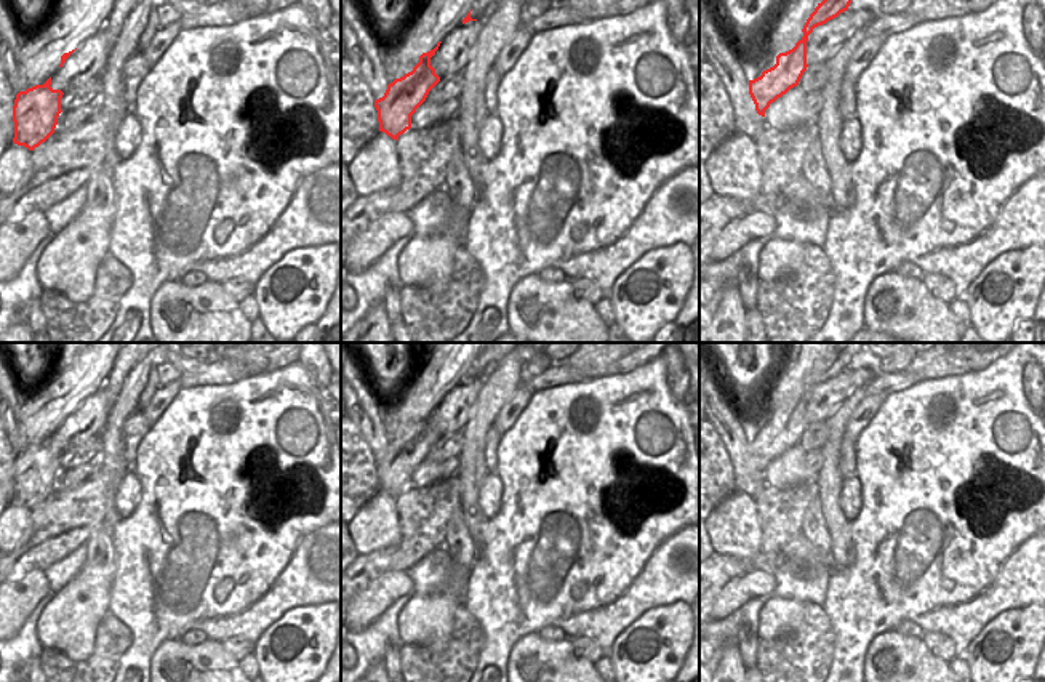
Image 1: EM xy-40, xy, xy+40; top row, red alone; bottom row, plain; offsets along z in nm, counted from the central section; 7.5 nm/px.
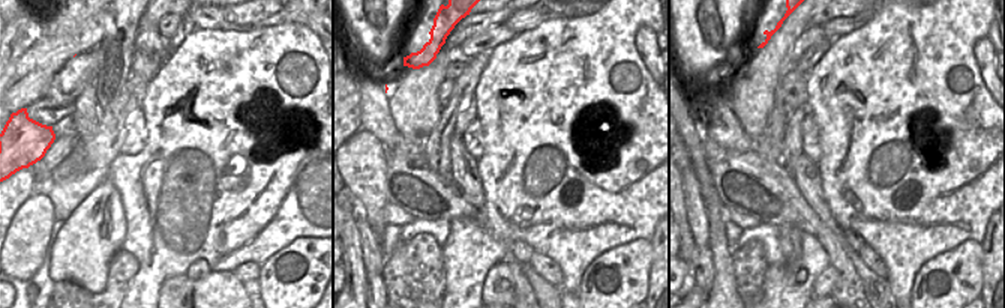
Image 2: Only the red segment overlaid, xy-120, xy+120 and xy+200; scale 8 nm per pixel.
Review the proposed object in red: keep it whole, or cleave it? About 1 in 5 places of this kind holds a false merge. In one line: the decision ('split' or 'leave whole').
leave whole

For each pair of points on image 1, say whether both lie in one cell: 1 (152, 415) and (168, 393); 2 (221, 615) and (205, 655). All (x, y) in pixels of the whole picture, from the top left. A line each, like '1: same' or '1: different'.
1: same
2: different

